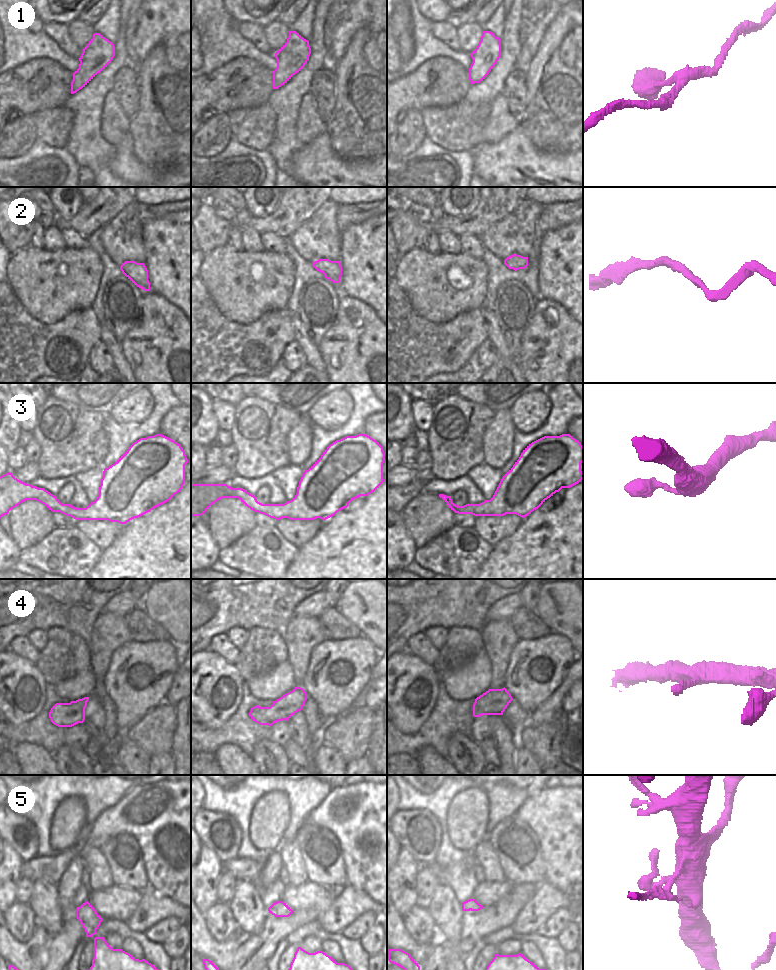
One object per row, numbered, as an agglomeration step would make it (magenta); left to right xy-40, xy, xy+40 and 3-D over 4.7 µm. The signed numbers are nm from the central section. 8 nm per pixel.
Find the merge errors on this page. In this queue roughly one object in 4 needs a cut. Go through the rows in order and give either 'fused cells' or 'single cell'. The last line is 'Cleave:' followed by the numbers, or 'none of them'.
1: single cell
2: single cell
3: single cell
4: single cell
5: fused cells
Cleave: 5

